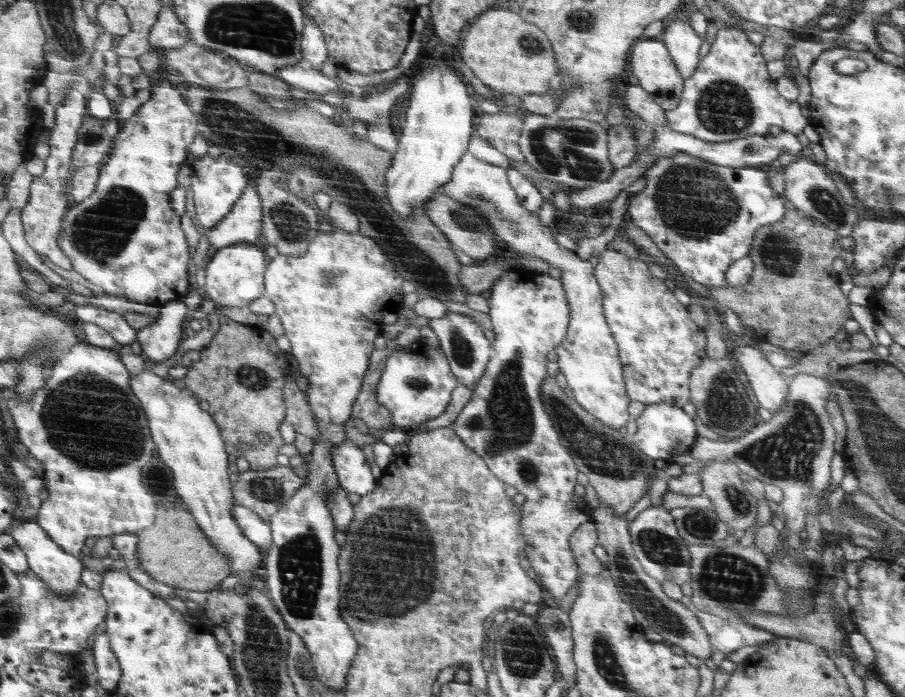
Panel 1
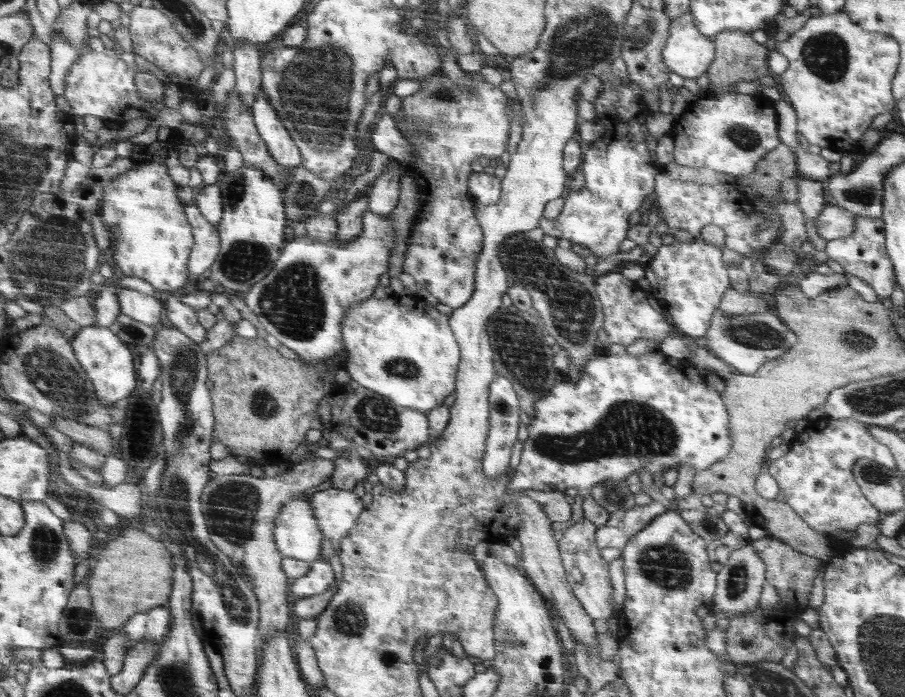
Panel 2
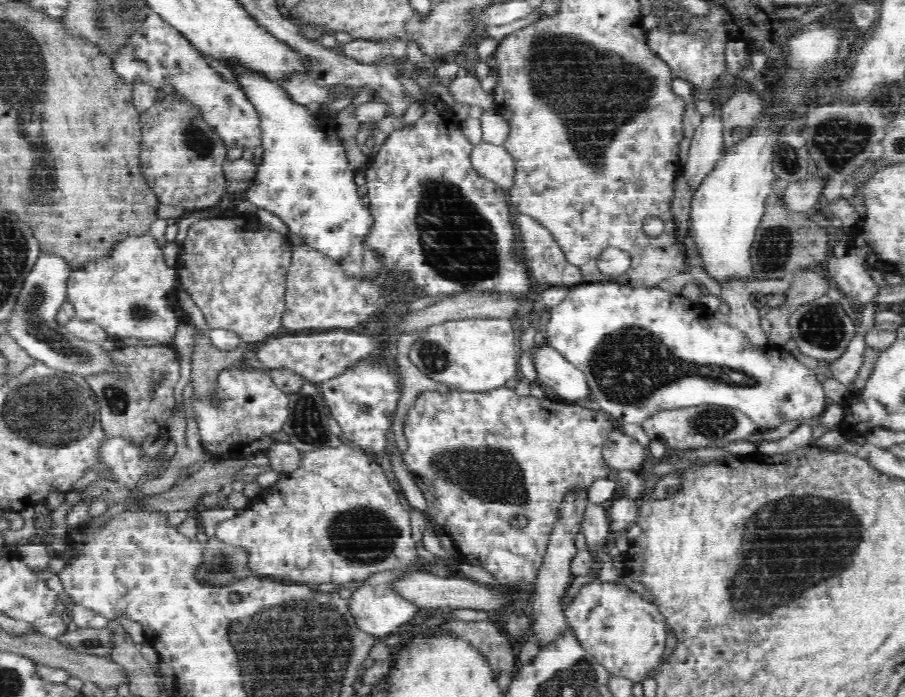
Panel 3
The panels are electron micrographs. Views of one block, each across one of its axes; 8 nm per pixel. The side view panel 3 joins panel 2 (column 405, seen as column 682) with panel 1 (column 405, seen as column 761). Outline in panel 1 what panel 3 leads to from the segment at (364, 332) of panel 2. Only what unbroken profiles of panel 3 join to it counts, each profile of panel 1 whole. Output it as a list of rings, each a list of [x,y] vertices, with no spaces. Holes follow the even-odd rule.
[[[420,339],[403,346],[388,357],[385,369],[376,386],[376,399],[392,413],[392,427],[412,430],[422,422],[442,415],[449,407],[453,392],[460,386],[449,360],[440,347],[432,347]]]

